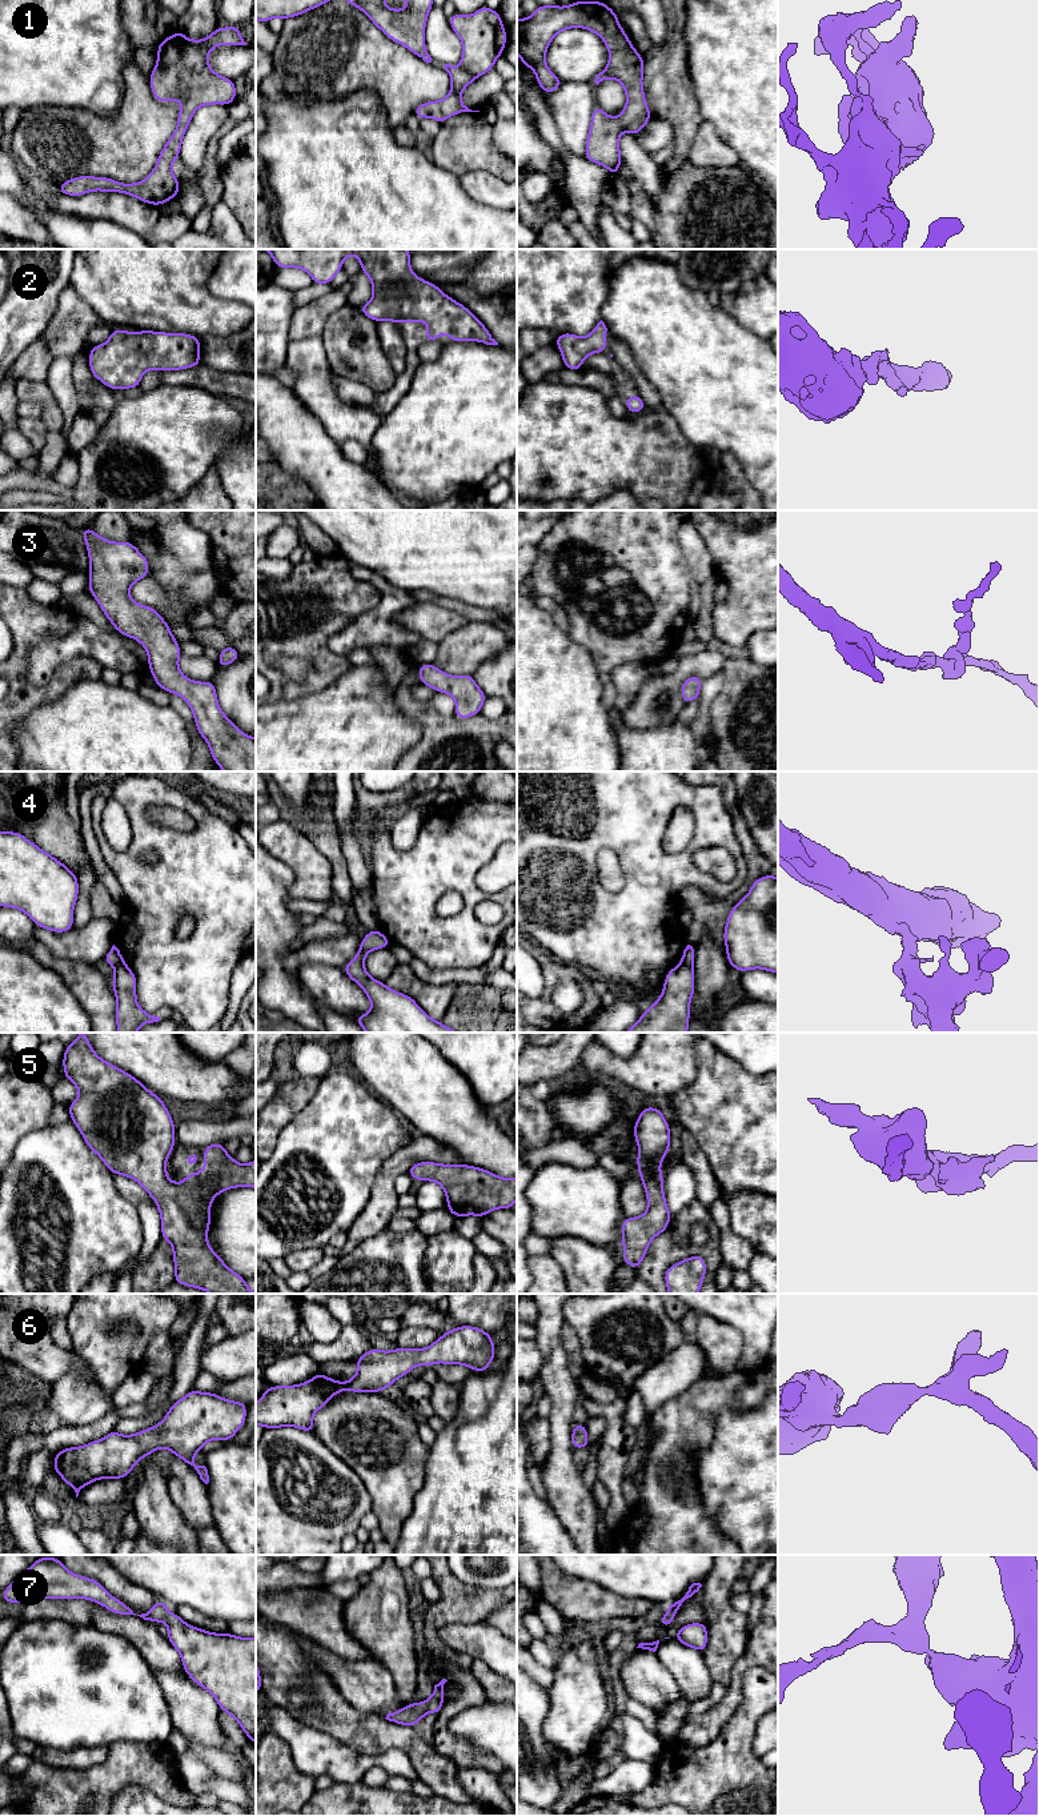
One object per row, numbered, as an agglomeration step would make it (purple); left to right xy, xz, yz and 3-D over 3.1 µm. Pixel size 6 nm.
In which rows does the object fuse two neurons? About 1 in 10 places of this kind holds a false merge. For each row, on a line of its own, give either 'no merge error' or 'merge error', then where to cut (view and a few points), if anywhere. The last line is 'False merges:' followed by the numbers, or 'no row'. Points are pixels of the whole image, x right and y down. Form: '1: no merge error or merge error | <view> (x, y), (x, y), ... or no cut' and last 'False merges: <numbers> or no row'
1: no merge error | no cut
2: no merge error | no cut
3: no merge error | no cut
4: merge error | yz (681, 962), (692, 966)
5: no merge error | no cut
6: no merge error | no cut
7: no merge error | no cut
False merges: 4

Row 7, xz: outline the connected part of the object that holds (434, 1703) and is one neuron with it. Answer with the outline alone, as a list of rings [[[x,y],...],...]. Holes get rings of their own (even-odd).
[[[442,1679],[436,1684],[432,1696],[426,1701],[406,1704],[400,1711],[388,1713],[385,1719],[396,1724],[414,1728],[414,1725],[422,1720],[428,1712],[438,1715],[445,1700],[444,1684],[446,1681],[446,1679]]]

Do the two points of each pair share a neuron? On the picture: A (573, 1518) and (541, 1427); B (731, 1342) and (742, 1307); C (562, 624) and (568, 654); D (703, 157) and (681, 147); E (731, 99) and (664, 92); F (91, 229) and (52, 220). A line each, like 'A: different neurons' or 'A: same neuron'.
A: different neurons
B: different neurons
C: different neurons
D: different neurons
E: different neurons
F: same neuron

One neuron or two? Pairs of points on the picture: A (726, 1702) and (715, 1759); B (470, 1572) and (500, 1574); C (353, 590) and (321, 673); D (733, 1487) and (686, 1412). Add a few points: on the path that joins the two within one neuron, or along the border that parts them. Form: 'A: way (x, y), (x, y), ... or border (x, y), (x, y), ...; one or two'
A: border (739, 1706), (731, 1719), (711, 1740), (694, 1748); two
B: way (477, 1572), (493, 1572); one
C: way (333, 610), (320, 624), (320, 653); one
D: border (718, 1416), (713, 1439), (694, 1455), (695, 1475); two

